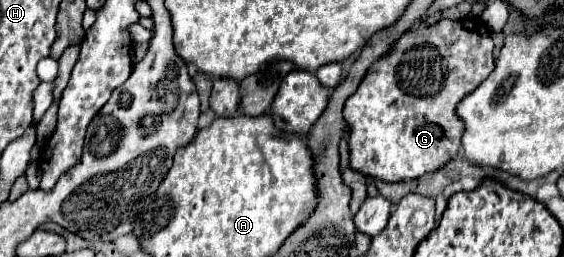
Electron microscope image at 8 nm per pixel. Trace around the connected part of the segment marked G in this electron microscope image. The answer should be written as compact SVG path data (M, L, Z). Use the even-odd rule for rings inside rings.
M480 17L460 21L440 19L434 25L420 23L408 29L398 43L370 69L360 89L348 97L344 119L350 125L350 167L386 183L416 179L444 167L462 147L464 121L456 117L456 105L472 93L492 71L492 37Z

